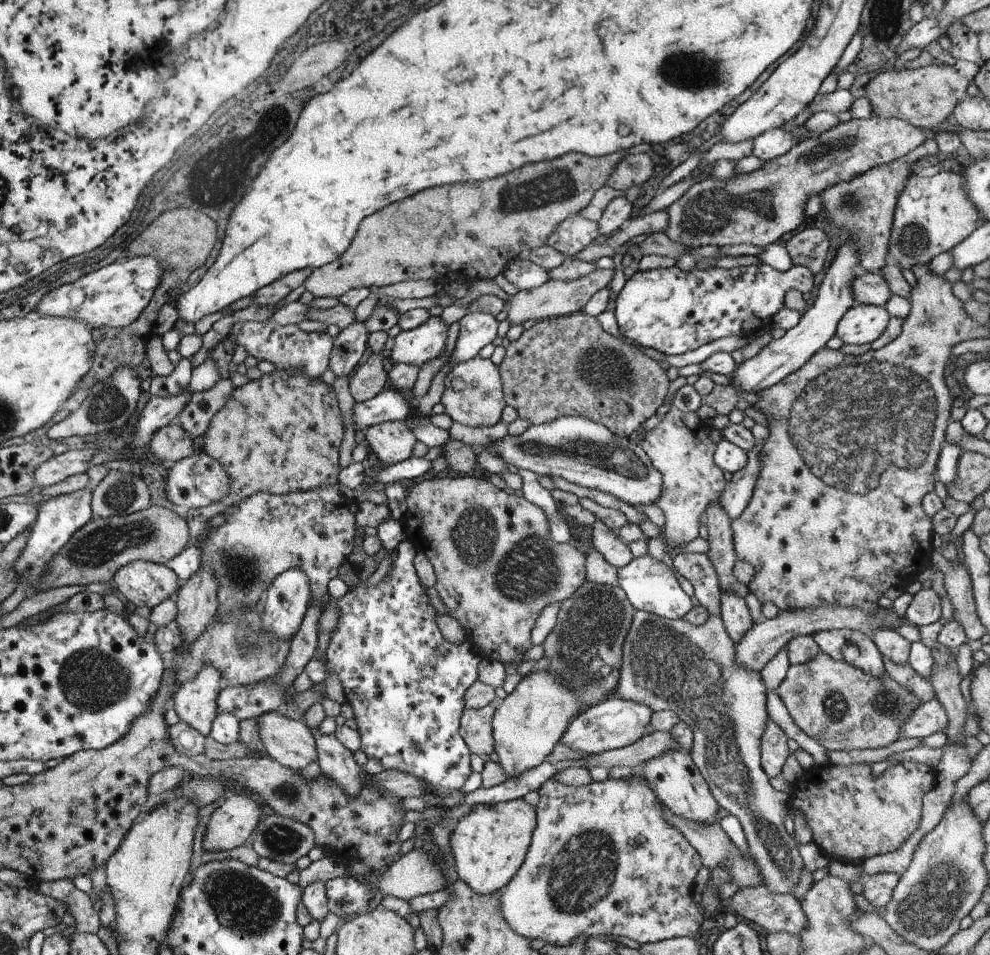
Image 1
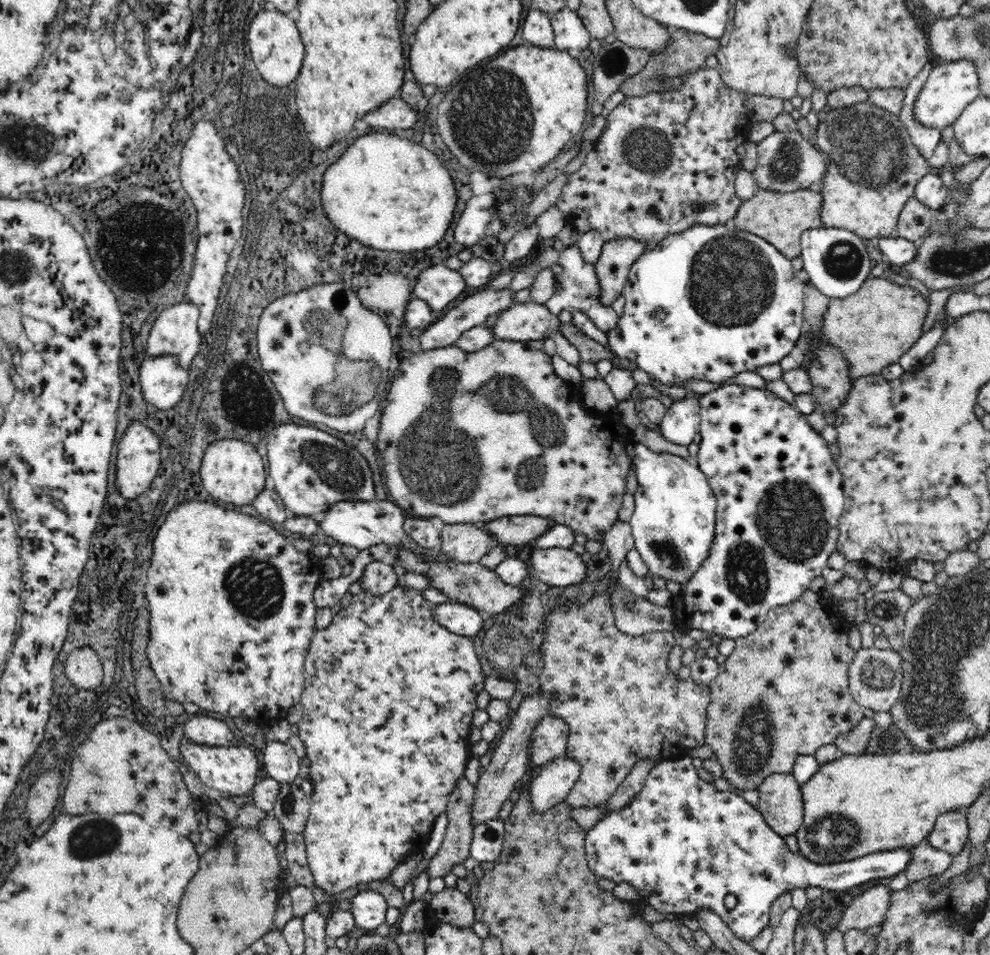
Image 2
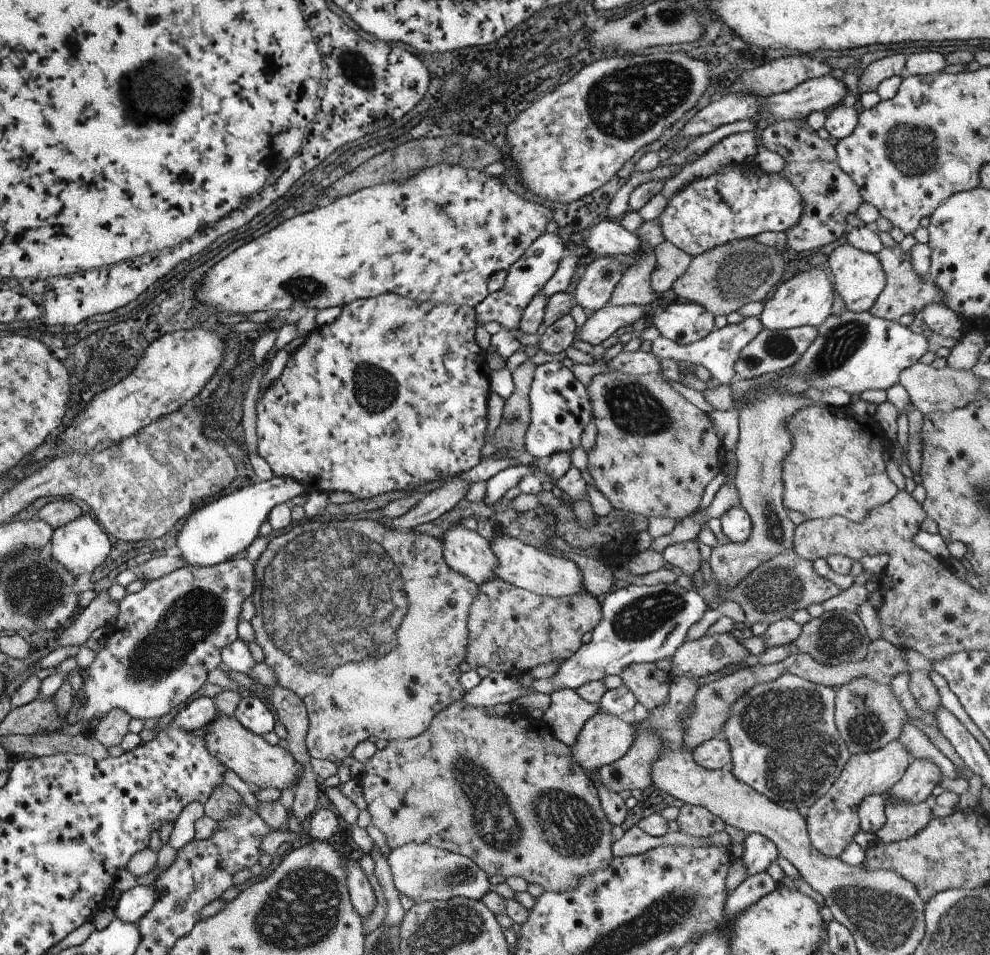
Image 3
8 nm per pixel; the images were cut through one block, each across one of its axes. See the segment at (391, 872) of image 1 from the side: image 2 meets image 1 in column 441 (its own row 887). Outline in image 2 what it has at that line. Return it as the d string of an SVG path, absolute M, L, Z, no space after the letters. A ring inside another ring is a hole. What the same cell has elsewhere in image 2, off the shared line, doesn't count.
M876 886L864 894L860 894L844 914L838 932L848 930L868 930L874 926L882 926L886 912L890 910L890 888Z

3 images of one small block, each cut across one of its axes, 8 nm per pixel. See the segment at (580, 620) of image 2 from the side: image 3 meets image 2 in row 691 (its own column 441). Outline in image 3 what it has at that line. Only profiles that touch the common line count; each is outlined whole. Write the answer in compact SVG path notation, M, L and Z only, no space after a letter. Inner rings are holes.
M381 510L359 512L359 514L325 512L317 518L309 518L309 522L301 522L301 526L295 524L287 534L279 534L277 538L273 538L267 544L265 552L255 562L255 592L251 594L251 600L257 610L255 618L251 620L255 638L257 638L255 644L259 644L265 654L263 662L275 672L277 686L295 692L301 698L301 702L305 702L307 716L309 716L309 730L305 736L305 746L307 746L311 760L331 760L339 764L345 756L351 756L353 748L359 742L367 740L369 736L375 736L385 742L415 738L431 726L431 720L435 714L451 706L455 698L463 694L463 688L459 684L461 672L457 670L457 664L465 660L465 646L469 642L467 618L469 618L469 608L479 594L479 586L447 566L443 558L443 540L427 536L427 534L419 534L407 528L389 530L381 526L387 520L391 518L383 516Z

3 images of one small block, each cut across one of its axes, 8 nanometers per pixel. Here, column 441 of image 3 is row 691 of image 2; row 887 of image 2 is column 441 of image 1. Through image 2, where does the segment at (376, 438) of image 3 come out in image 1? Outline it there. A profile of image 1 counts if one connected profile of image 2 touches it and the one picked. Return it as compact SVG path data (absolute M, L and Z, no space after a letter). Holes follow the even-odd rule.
M429 316L421 326L409 332L399 332L389 354L391 364L407 364L421 370L429 362L443 356L447 332L449 326L441 320L441 316Z

